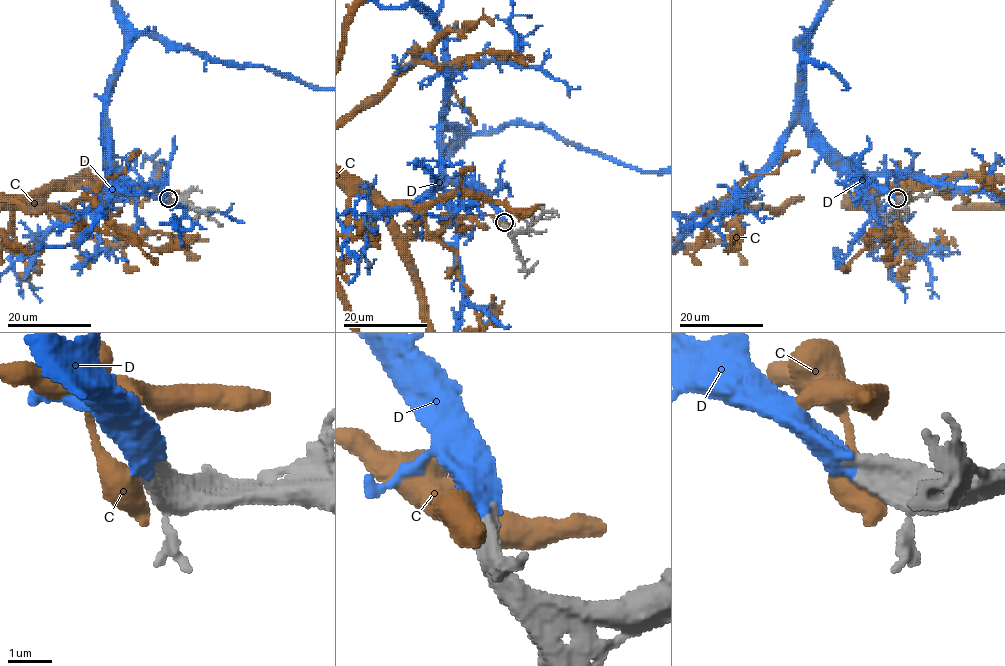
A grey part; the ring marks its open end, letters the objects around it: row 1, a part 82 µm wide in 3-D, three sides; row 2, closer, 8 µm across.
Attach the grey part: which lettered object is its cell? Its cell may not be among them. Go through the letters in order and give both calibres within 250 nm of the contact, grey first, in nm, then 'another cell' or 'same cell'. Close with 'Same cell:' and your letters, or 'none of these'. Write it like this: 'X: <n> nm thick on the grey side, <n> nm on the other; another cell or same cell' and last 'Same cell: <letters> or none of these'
C: 600 nm thick on the grey side, 700 nm on the other; another cell
D: 550 nm thick on the grey side, 550 nm on the other; same cell
Same cell: D

